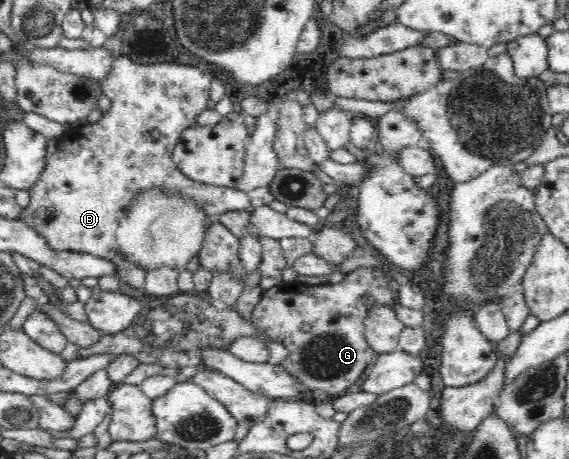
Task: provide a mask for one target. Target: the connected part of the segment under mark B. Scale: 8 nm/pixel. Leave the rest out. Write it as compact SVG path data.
M129 56L113 59L111 70L100 80L104 95L111 99L112 106L96 122L74 125L57 138L57 150L46 156L46 166L29 190L30 203L22 209L19 219L35 229L49 247L55 251L75 251L104 258L116 266L116 277L131 289L144 288L147 272L135 266L118 252L116 246L116 228L126 215L128 204L143 189L161 187L167 191L177 191L191 197L207 215L219 215L223 212L246 210L250 215L255 208L246 192L234 188L199 184L185 176L173 162L173 150L180 134L192 126L197 126L196 116L207 108L210 102L209 88L211 72L191 64L161 62L141 64Z

